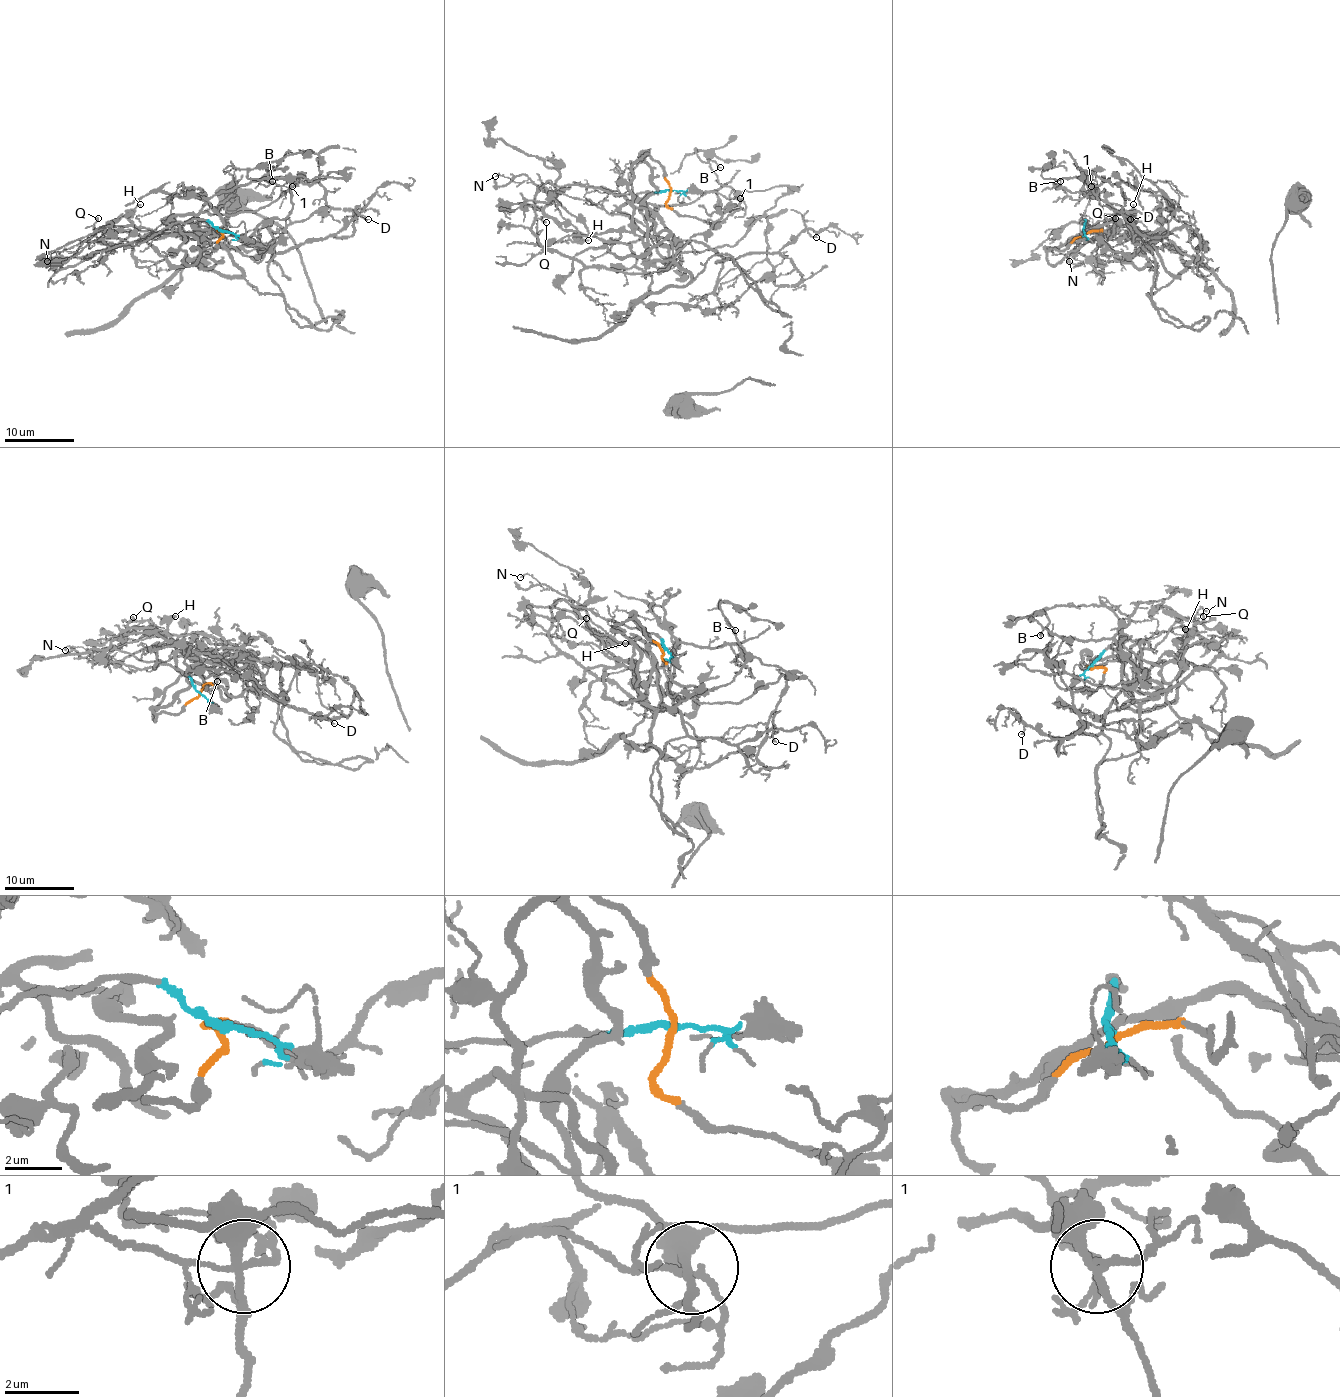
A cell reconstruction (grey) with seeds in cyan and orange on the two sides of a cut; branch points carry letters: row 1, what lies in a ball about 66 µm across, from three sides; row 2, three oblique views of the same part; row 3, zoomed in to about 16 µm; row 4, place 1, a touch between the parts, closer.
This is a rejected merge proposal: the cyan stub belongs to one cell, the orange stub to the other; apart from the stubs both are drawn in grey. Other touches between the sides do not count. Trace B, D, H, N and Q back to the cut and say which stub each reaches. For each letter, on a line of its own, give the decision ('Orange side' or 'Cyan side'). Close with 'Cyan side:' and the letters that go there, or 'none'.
B: Orange side
D: Cyan side
H: Cyan side
N: Orange side
Q: Cyan side
Cyan side: D, H, Q

